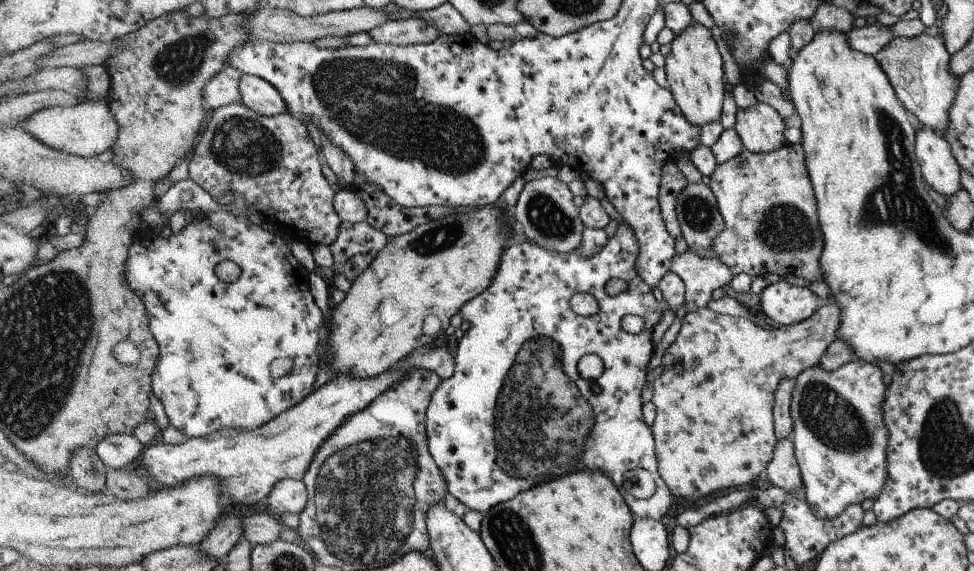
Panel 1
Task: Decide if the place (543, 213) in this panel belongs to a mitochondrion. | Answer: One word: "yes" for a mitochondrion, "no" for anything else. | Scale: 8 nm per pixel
yes

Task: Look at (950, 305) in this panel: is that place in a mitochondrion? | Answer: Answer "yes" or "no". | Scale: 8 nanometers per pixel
no

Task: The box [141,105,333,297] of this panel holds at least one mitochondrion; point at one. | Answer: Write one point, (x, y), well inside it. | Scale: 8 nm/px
(249, 148)

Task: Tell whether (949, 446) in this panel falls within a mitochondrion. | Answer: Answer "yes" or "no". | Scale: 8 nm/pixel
yes

